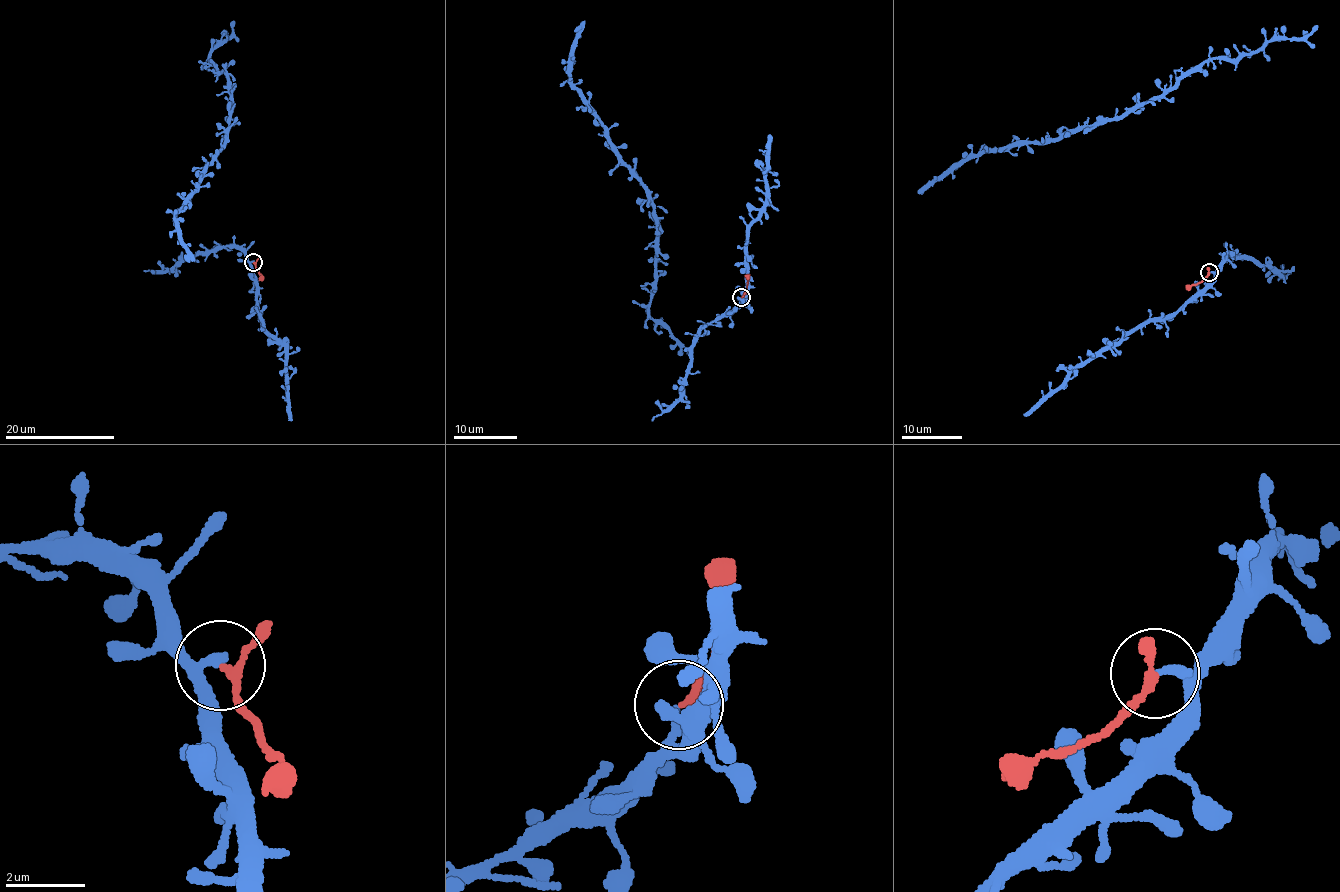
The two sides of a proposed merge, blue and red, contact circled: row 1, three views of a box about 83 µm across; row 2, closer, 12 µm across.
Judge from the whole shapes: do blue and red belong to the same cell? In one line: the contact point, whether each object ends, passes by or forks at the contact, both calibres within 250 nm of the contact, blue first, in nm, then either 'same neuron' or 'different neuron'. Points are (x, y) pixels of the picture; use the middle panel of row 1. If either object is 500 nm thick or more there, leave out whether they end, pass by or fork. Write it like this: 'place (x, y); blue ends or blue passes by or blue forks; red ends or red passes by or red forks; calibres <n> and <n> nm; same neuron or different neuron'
place (741, 297); blue ends; red passes by; calibres 280 and 150 nm; different neuron

